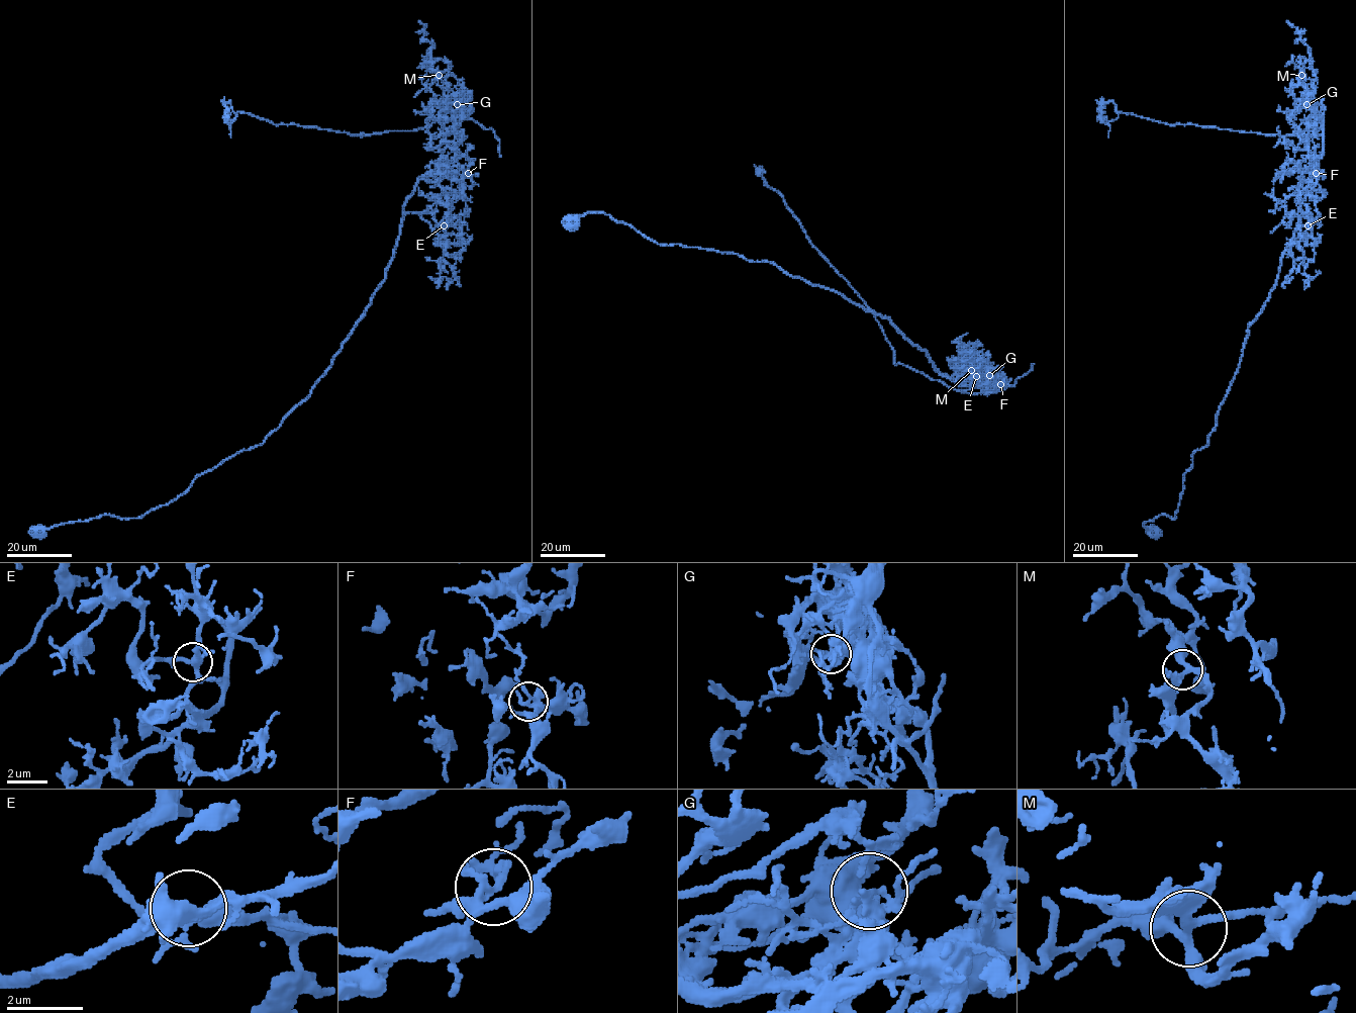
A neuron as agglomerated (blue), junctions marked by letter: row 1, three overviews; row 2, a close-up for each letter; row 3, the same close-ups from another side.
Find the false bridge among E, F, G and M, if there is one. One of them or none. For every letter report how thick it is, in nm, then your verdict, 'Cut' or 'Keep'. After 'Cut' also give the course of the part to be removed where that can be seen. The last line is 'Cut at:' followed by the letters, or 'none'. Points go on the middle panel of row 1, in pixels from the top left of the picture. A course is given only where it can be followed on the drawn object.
E: Thickness 320 nm. Keep
F: Thickness 240 nm. Keep
G: Thickness 240 nm. Cut. Course of the part to remove: (990, 375), (992, 386), (962, 391), (895, 363), (870, 309), (754, 164)
M: Thickness 280 nm. Keep
Cut at: G

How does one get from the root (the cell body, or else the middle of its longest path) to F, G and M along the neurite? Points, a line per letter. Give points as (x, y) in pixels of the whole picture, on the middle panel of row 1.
F: (572, 223), (602, 212), (660, 244), (770, 261), (886, 316), (958, 383), (988, 390), (1000, 384)
G: (572, 223), (602, 212), (660, 244), (770, 261), (886, 316), (958, 383), (990, 392), (982, 383), (990, 375)
M: (572, 223), (602, 212), (660, 244), (770, 261), (886, 316), (937, 370), (990, 392), (971, 370)

